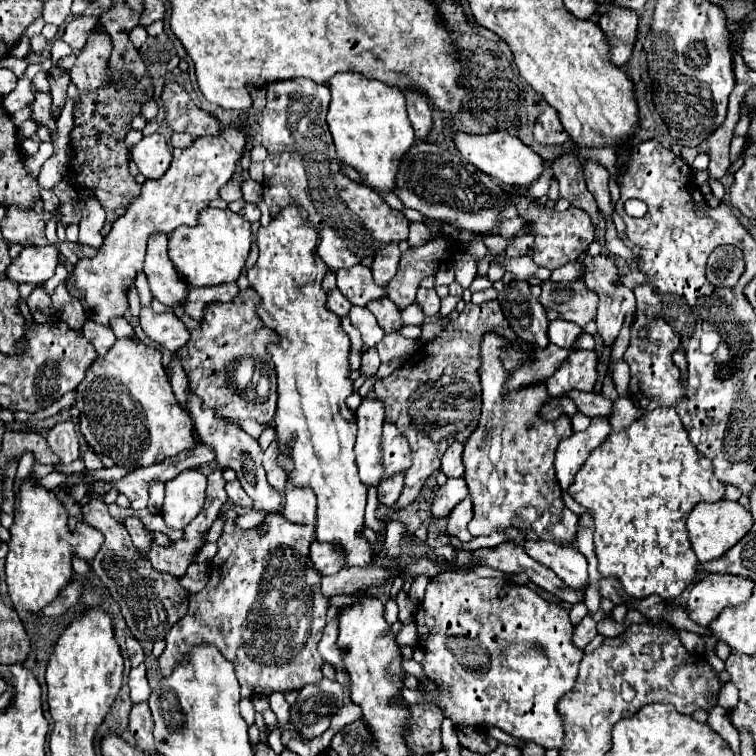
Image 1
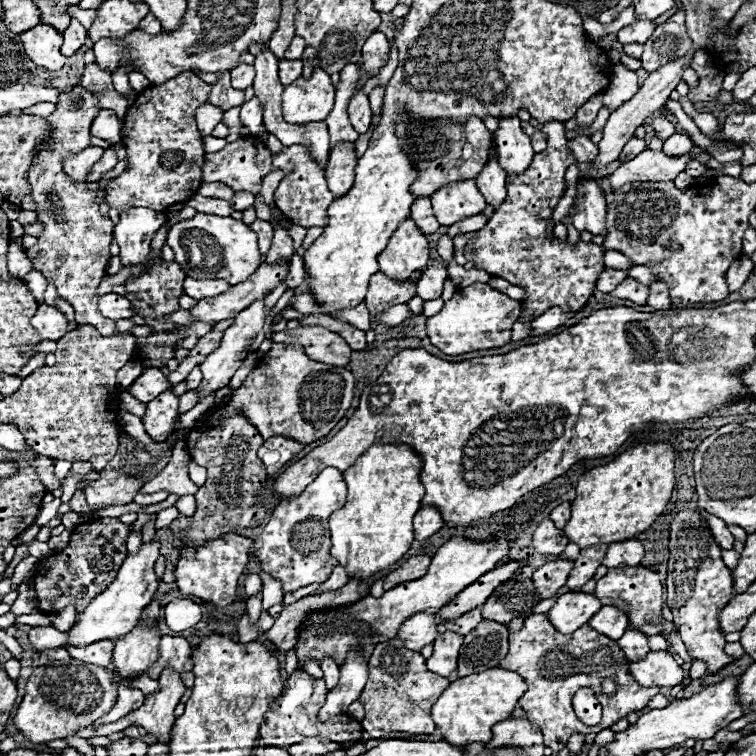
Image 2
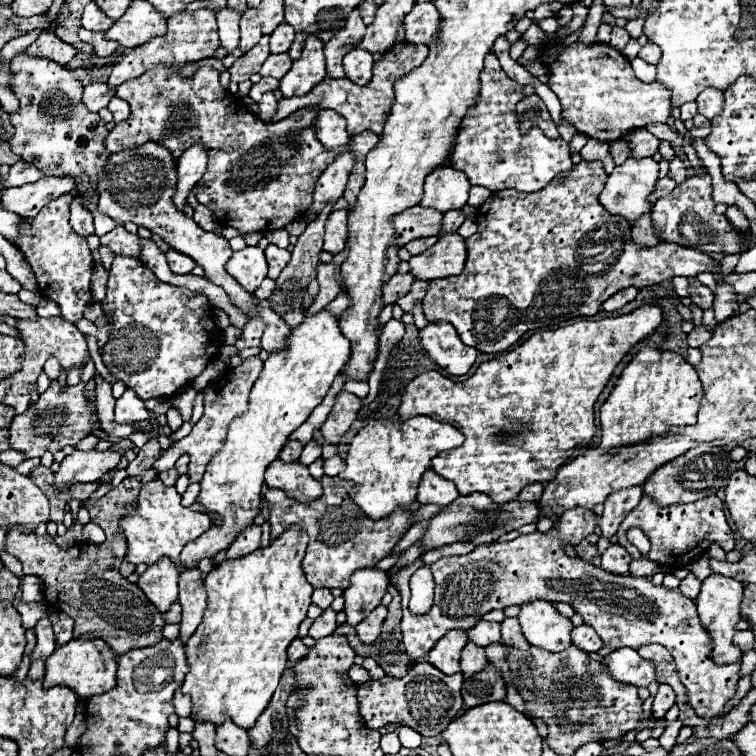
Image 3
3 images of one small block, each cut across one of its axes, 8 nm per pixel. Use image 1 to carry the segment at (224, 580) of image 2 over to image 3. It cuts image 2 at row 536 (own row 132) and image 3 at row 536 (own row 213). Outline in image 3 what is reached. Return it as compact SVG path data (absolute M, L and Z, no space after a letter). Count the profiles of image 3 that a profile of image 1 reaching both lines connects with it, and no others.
M154 480L142 488L138 498L138 510L122 520L122 530L128 542L126 560L132 564L154 564L158 558L170 558L178 570L182 570L180 552L186 544L200 538L210 530L212 520L206 514L194 512L180 504L180 494L174 486L164 486L160 480Z

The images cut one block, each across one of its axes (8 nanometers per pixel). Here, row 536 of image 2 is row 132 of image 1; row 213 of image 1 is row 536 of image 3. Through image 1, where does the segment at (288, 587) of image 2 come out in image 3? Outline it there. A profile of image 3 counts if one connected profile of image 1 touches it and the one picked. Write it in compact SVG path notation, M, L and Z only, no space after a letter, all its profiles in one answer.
M322 476L320 484L322 484L322 496L308 504L302 504L290 496L286 496L286 492L282 492L282 490L268 490L264 494L264 500L268 502L268 510L270 510L270 516L268 516L270 540L278 538L278 526L286 528L286 526L294 526L294 524L298 526L298 522L302 522L306 534L310 536L306 556L302 560L302 568L306 572L308 582L314 588L346 590L350 586L350 578L356 570L376 566L390 552L390 548L402 538L404 530L408 528L408 518L410 518L412 510L416 510L420 504L414 502L406 510L394 510L394 514L390 514L390 518L370 522L362 516L362 510L358 510L358 506L354 506L354 502L350 502L350 496L348 496L350 482L340 480L338 476L334 476L334 478Z

